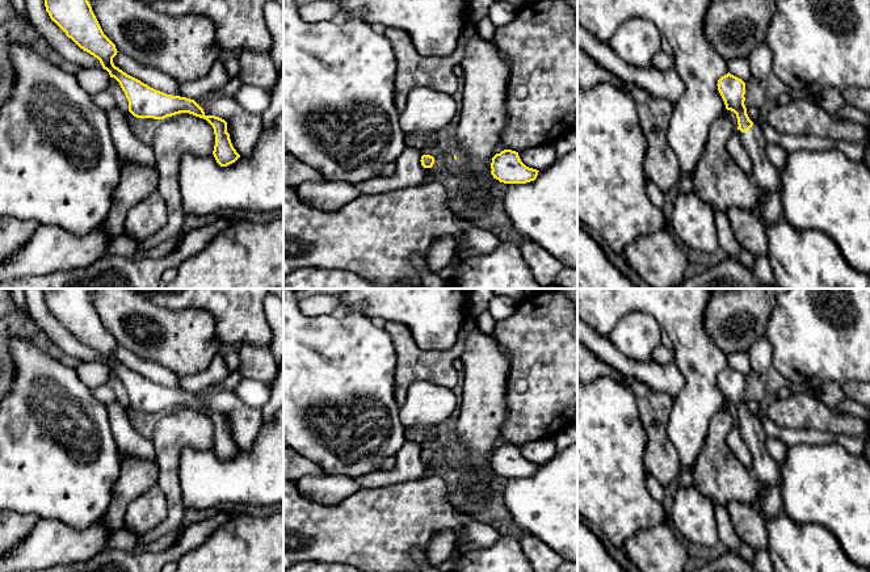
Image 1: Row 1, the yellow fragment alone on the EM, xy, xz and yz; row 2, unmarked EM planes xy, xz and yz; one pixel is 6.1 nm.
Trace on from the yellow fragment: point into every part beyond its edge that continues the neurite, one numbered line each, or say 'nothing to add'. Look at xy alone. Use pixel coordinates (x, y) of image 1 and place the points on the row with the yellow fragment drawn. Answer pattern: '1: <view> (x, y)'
nothing to add

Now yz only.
1: yz (765, 176)

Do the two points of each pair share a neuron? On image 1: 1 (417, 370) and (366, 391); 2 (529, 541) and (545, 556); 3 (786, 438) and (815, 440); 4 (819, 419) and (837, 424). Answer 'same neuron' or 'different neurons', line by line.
1: different neurons
2: same neuron
3: same neuron
4: same neuron

